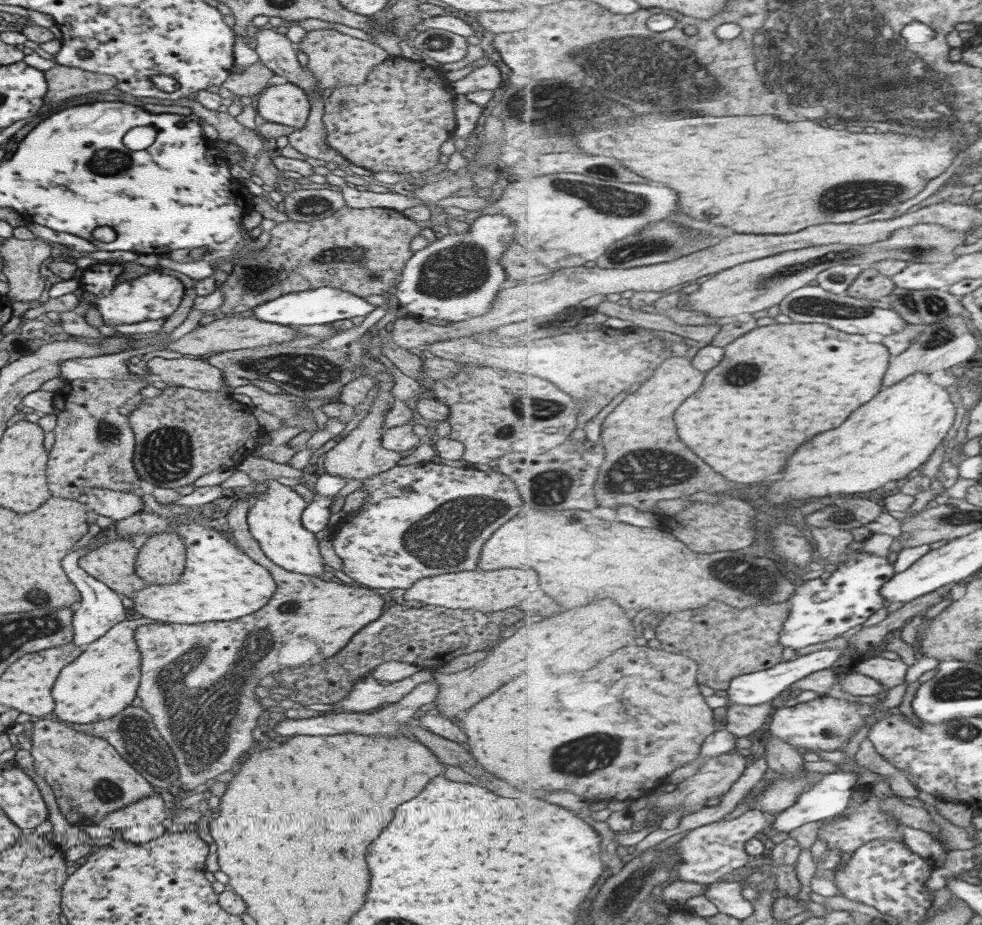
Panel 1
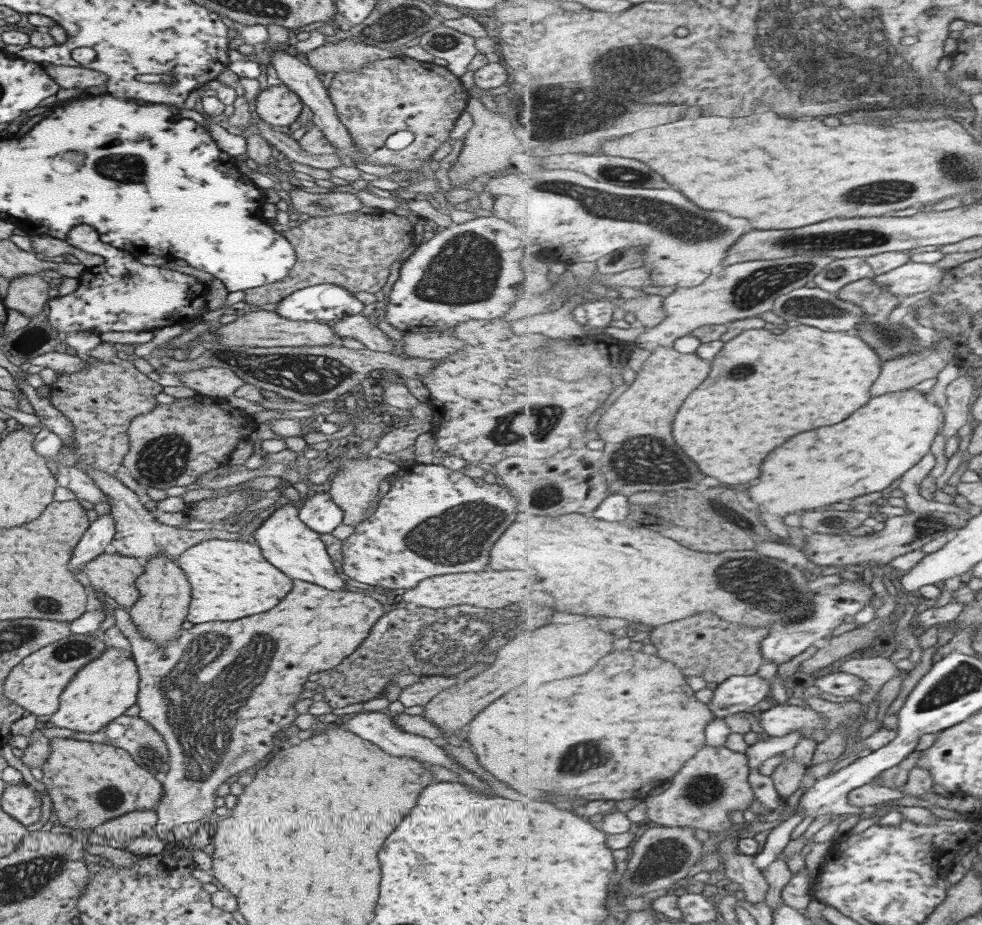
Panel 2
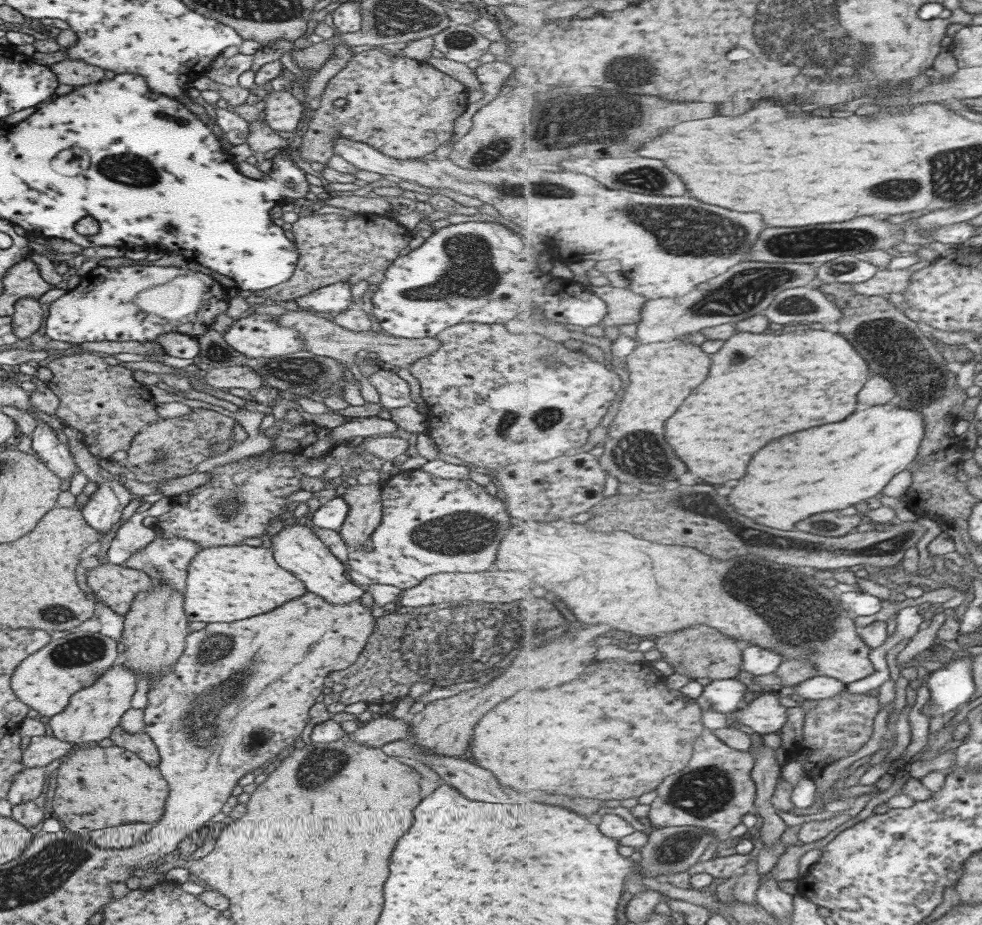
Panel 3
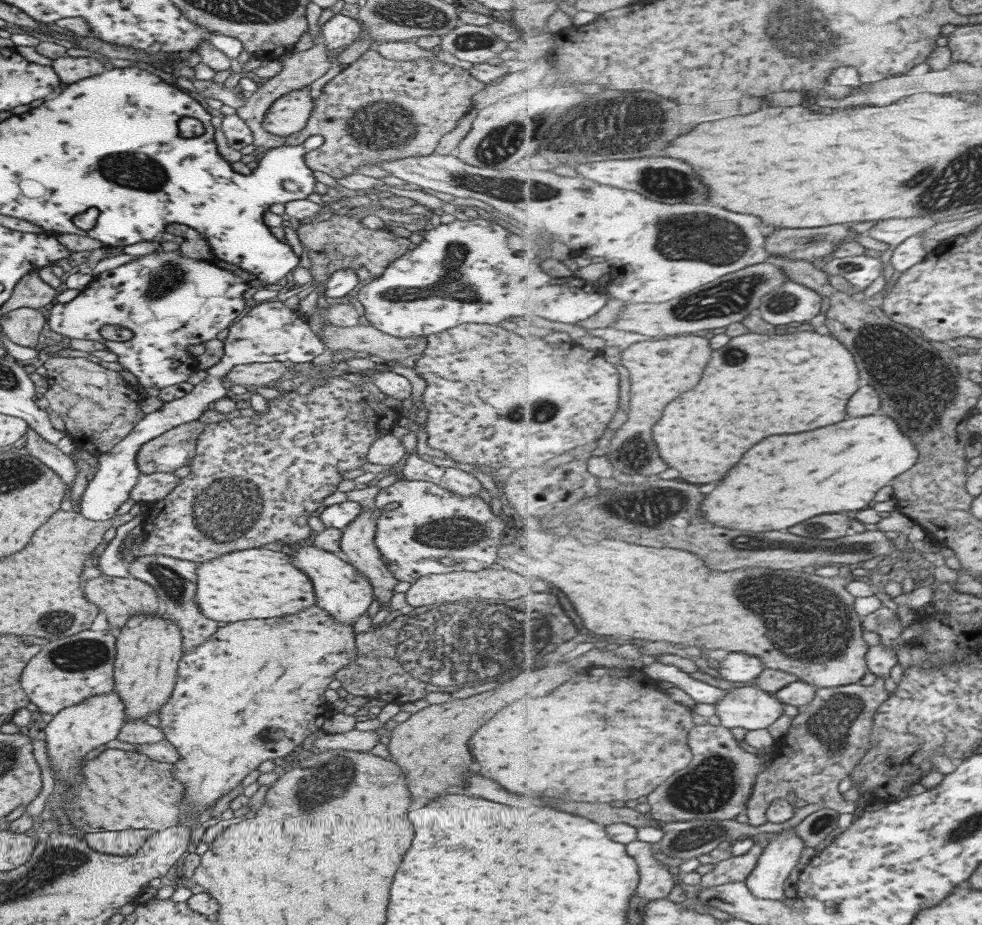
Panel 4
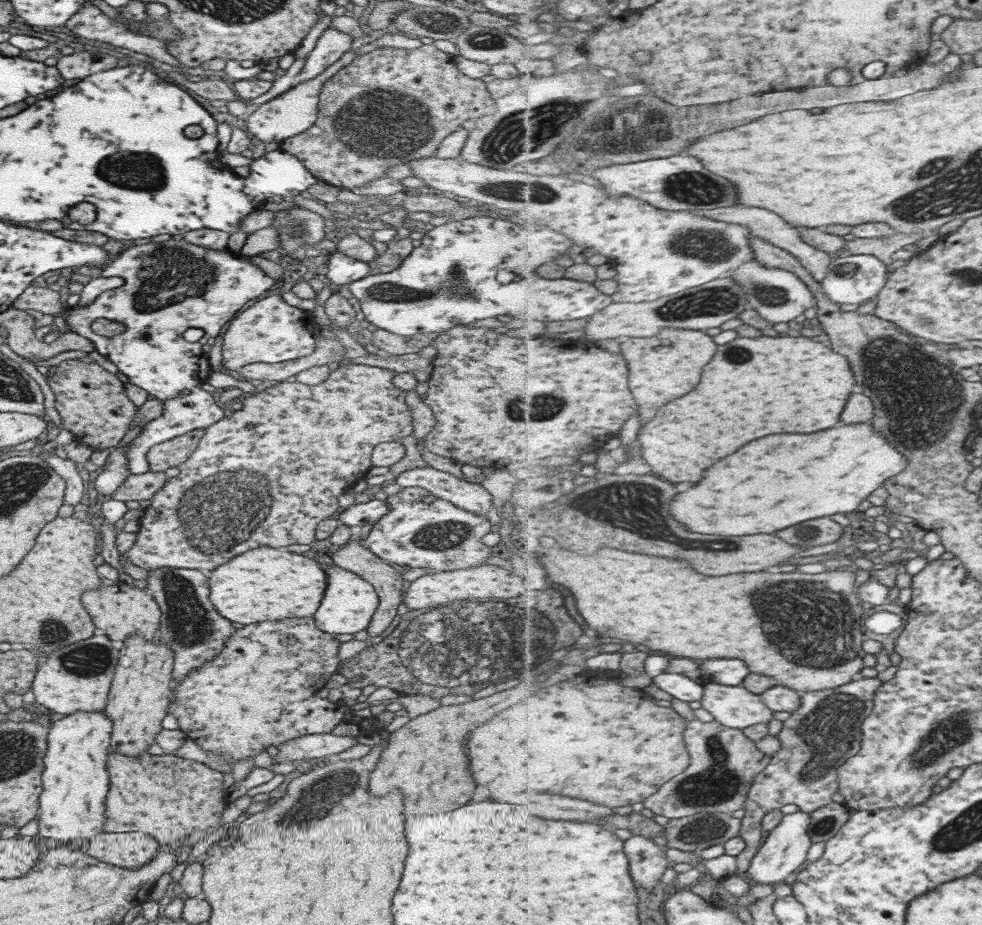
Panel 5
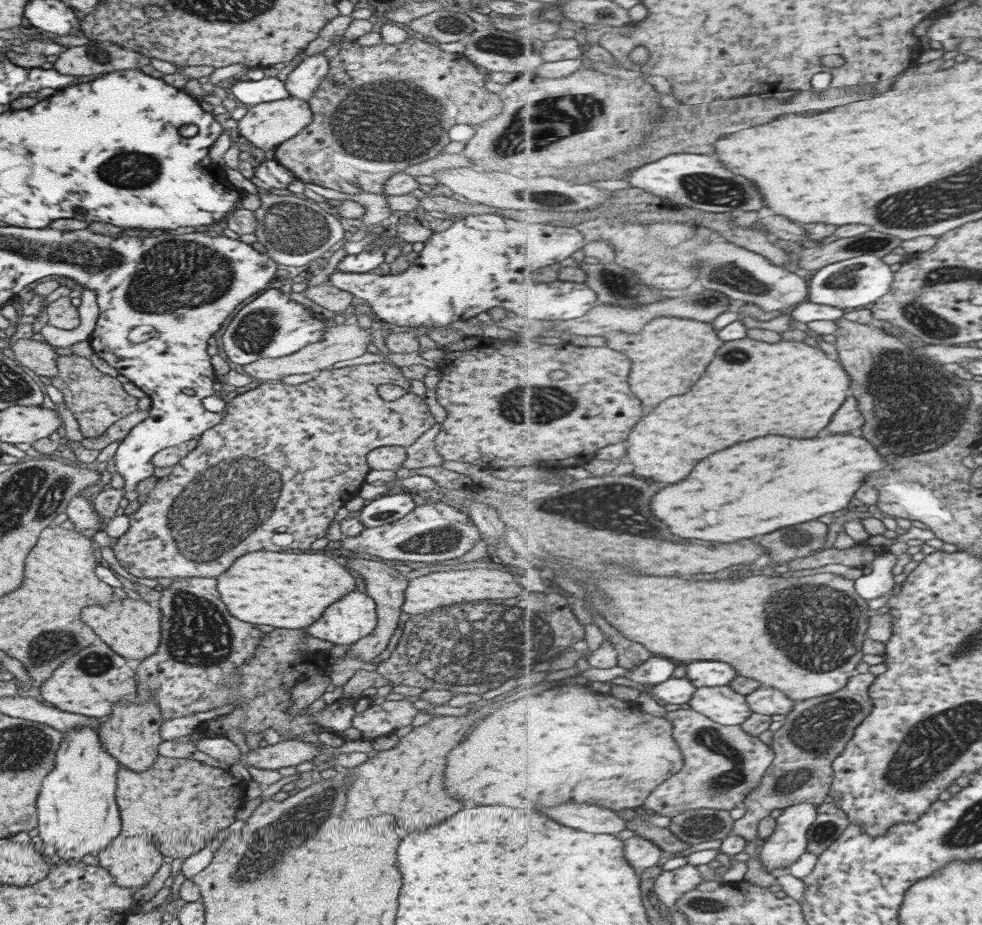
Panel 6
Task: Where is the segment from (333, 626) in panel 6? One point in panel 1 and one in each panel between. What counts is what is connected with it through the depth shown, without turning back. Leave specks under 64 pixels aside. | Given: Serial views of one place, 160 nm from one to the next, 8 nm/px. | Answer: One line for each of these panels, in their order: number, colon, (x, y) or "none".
1: (273, 521)
2: (285, 542)
3: (295, 548)
4: (338, 591)
5: (348, 602)

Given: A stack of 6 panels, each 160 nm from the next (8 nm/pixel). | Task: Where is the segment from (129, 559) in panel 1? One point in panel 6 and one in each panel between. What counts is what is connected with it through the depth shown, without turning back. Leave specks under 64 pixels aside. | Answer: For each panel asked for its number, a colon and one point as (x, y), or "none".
2: (114, 574)
3: (116, 585)
4: (118, 598)
5: (120, 611)
6: (131, 628)

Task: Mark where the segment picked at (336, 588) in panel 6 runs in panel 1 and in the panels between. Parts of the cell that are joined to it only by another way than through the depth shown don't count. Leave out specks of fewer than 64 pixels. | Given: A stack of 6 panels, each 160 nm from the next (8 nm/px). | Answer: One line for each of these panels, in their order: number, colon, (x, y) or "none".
1: (219, 583)
2: (228, 579)
3: (223, 583)
4: (257, 583)
5: (263, 583)

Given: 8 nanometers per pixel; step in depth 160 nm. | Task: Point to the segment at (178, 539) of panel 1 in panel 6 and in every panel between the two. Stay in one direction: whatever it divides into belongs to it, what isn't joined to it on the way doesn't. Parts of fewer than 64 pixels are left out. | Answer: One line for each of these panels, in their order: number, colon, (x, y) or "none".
2: (163, 587)
3: (154, 629)
4: (148, 648)
5: (137, 700)
6: (130, 734)

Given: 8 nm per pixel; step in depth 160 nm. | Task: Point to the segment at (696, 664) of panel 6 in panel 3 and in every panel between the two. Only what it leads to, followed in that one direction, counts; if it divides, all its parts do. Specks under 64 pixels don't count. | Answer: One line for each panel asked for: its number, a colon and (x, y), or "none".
3: (757, 661)
4: (742, 668)
5: (727, 672)

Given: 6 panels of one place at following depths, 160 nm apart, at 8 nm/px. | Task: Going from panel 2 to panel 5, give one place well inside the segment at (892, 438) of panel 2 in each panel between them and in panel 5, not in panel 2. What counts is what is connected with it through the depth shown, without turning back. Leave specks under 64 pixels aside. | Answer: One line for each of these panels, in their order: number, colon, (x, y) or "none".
3: (834, 466)
4: (788, 479)
5: (775, 482)

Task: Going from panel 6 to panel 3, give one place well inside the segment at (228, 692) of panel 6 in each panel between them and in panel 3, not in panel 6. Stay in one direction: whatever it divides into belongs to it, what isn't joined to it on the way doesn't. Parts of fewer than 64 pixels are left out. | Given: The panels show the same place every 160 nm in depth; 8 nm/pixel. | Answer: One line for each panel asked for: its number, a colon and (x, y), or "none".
3: (165, 560)
4: (173, 579)
5: (189, 626)

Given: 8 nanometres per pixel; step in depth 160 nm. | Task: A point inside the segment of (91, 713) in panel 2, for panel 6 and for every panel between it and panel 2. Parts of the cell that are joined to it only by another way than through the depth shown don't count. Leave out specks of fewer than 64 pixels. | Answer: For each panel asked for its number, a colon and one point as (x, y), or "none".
3: (93, 711)
4: (71, 733)
5: (74, 779)
6: (75, 807)

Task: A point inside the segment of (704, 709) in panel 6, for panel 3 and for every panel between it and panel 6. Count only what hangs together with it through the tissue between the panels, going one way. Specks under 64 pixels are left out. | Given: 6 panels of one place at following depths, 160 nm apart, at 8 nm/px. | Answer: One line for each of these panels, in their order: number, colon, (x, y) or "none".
3: (765, 714)
4: (752, 708)
5: (735, 706)

